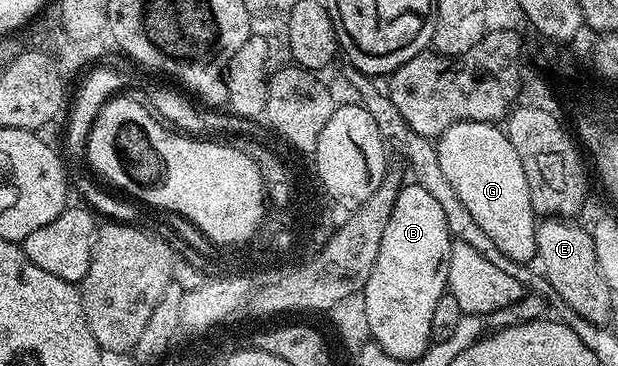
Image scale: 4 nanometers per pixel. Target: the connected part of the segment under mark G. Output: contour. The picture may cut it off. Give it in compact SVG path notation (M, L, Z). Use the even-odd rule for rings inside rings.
M463 121L440 134L435 146L443 174L478 226L493 239L494 247L515 261L533 260L538 218L532 211L522 159L518 159L518 151L514 151L514 143L510 143L507 132L490 121Z

